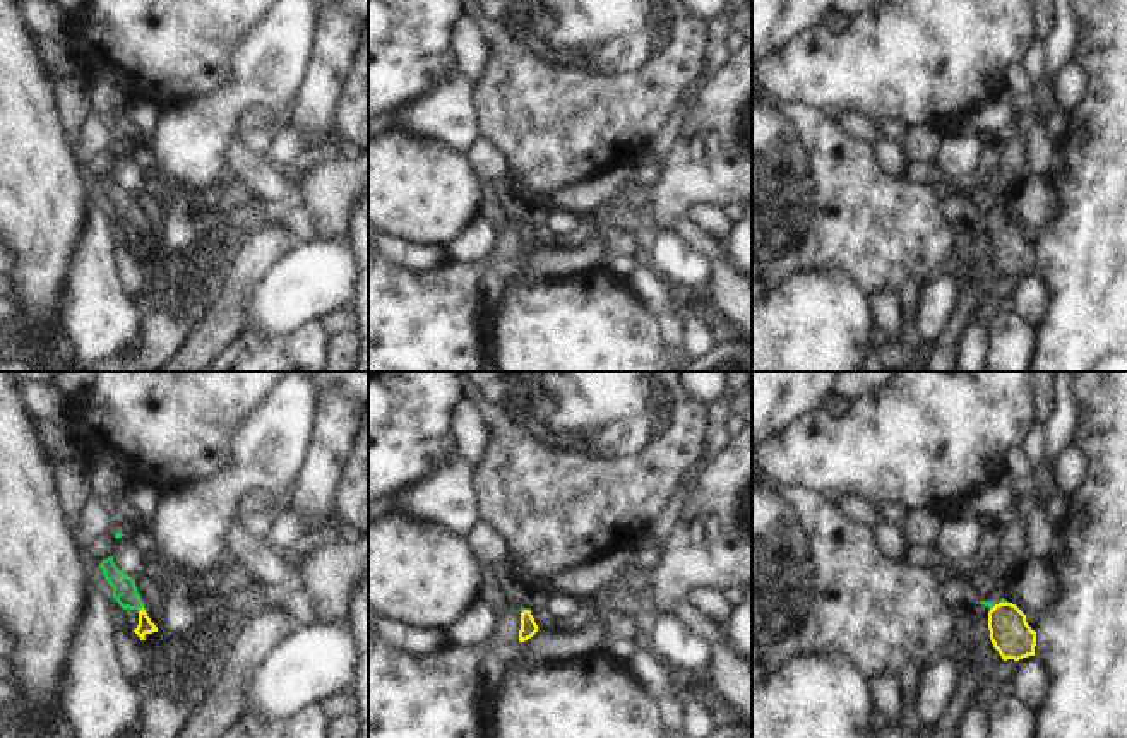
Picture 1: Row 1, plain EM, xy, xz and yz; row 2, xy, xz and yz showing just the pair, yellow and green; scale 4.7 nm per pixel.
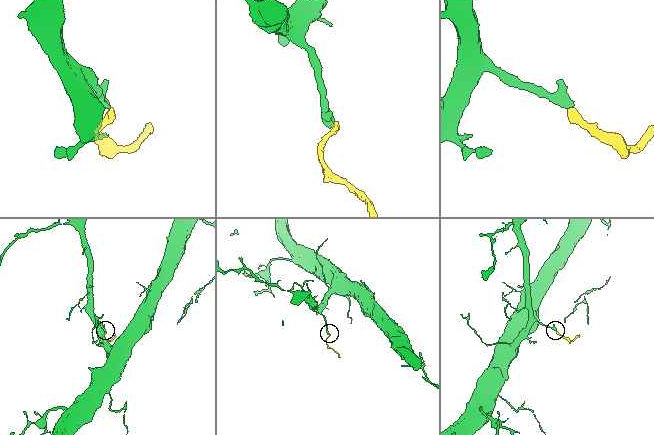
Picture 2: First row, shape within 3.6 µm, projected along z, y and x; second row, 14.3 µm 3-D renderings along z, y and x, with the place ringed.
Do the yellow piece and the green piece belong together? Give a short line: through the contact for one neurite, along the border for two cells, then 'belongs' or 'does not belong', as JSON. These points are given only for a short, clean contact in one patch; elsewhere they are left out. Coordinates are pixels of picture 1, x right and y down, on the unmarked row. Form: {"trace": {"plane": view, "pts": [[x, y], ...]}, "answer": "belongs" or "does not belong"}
{"trace": {"plane": "xy", "pts": [[146, 242], [141, 226], [125, 209]]}, "answer": "belongs"}

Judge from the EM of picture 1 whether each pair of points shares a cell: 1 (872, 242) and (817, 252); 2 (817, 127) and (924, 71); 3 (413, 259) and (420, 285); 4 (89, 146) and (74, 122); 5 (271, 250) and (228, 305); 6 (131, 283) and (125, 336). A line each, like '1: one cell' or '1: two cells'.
1: one cell
2: two cells
3: two cells
4: two cells
5: one cell
6: two cells

